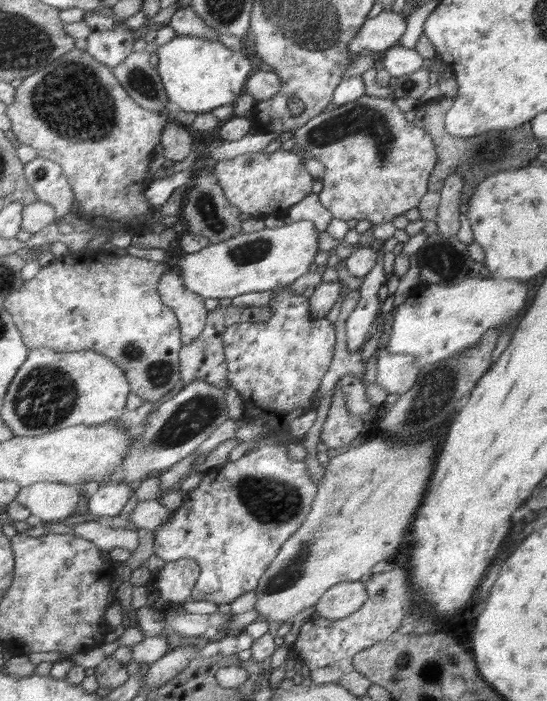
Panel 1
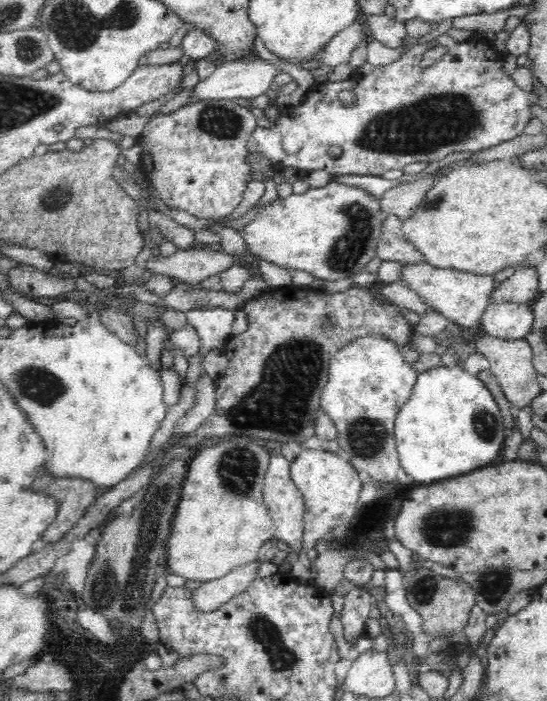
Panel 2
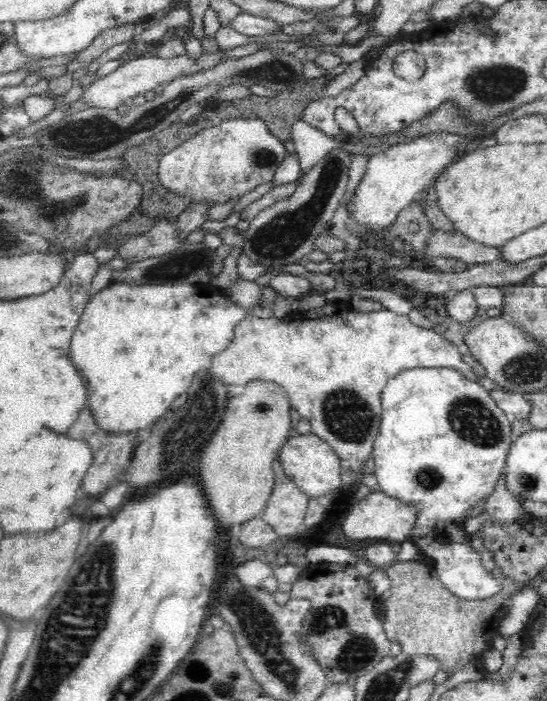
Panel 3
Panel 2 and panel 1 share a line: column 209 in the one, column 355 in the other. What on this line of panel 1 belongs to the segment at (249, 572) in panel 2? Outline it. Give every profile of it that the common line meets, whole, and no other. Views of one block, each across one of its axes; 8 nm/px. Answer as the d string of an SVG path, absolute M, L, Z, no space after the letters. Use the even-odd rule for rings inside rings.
M362 581L335 584L322 595L314 608L320 618L338 620L354 614L366 601L365 583Z

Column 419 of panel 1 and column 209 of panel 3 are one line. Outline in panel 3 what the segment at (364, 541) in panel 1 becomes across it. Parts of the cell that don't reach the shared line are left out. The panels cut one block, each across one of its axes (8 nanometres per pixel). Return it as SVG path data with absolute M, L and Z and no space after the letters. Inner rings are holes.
M254 380L242 394L230 397L224 416L202 452L200 482L204 498L214 510L217 526L245 524L264 512L275 484L273 462L292 435L291 404L287 393L275 383Z

